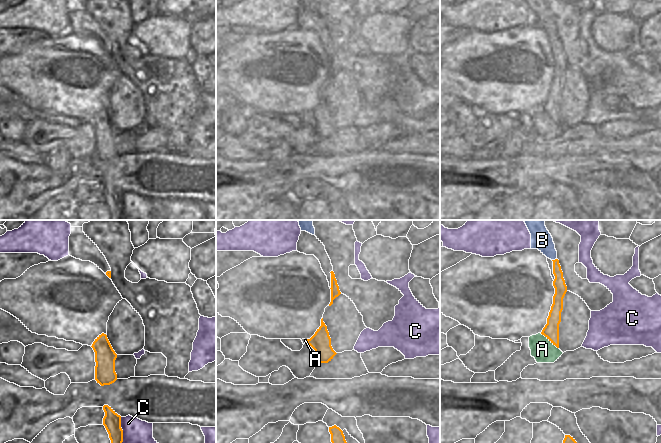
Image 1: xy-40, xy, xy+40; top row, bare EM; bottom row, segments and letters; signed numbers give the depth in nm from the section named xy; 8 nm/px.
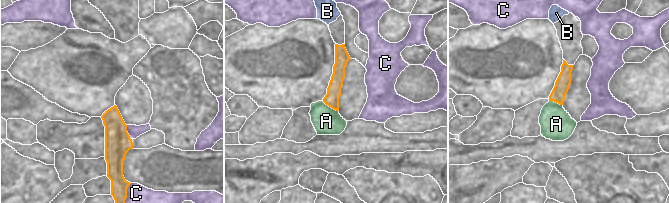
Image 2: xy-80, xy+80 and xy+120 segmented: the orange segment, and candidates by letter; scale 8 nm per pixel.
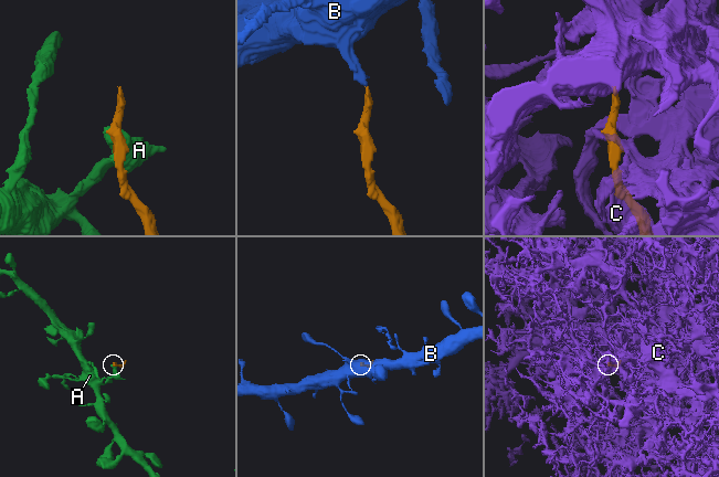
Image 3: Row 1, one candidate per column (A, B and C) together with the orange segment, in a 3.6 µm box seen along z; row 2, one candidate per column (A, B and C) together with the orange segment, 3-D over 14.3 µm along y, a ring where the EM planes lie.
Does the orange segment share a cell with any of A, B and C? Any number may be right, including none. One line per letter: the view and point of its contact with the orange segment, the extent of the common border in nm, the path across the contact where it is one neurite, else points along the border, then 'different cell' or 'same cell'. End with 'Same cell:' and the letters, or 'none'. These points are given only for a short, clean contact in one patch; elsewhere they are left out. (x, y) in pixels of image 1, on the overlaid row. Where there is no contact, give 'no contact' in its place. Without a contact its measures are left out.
A: xy+40 (549, 339) | 200 nm | along xy+40 (540, 333), (546, 336), (558, 348) | different cell
B: xy+40 (555, 259) | 40 nm | along xy+40 (556, 258), (552, 260) | different cell
C: xy-40 (122, 430) | 200 nm | different cell
Same cell: none

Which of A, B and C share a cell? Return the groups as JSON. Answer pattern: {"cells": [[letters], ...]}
{"cells": [["A"], ["B"], ["C"]]}

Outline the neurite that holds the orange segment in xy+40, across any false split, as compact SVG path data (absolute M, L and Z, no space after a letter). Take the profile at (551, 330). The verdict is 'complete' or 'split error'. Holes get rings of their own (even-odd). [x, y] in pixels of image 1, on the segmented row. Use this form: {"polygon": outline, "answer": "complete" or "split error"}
{"polygon": "M547 258L551 276L553 278L553 286L555 294L553 296L553 304L547 318L547 324L543 328L541 334L544 335L553 345L559 348L559 324L561 322L561 312L563 310L563 298L567 292L567 286L563 278L563 272L559 264L559 260L551 260Z", "answer": "split error"}

